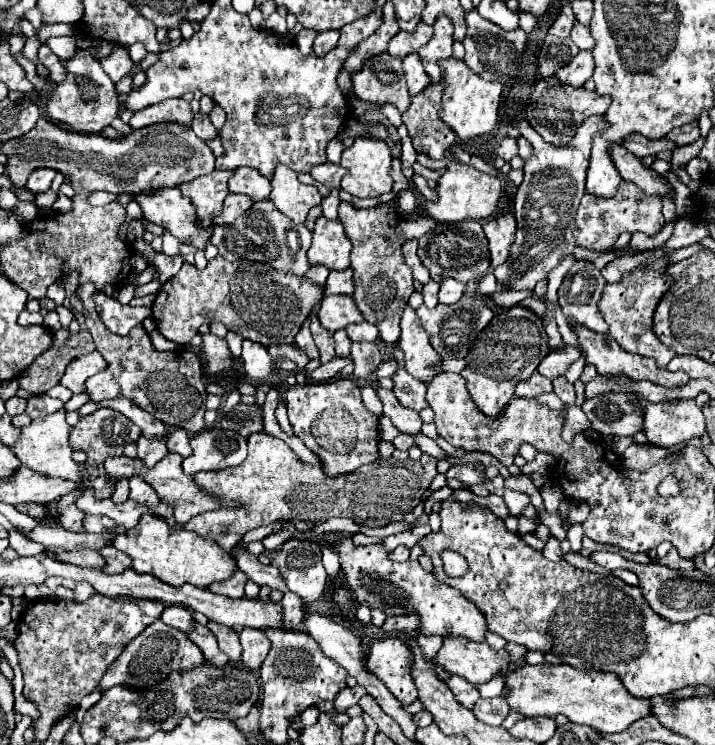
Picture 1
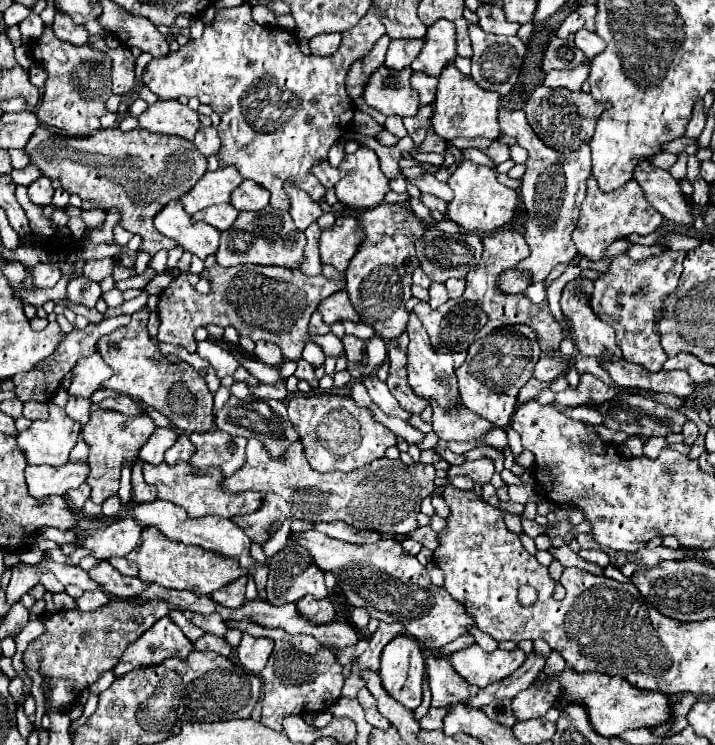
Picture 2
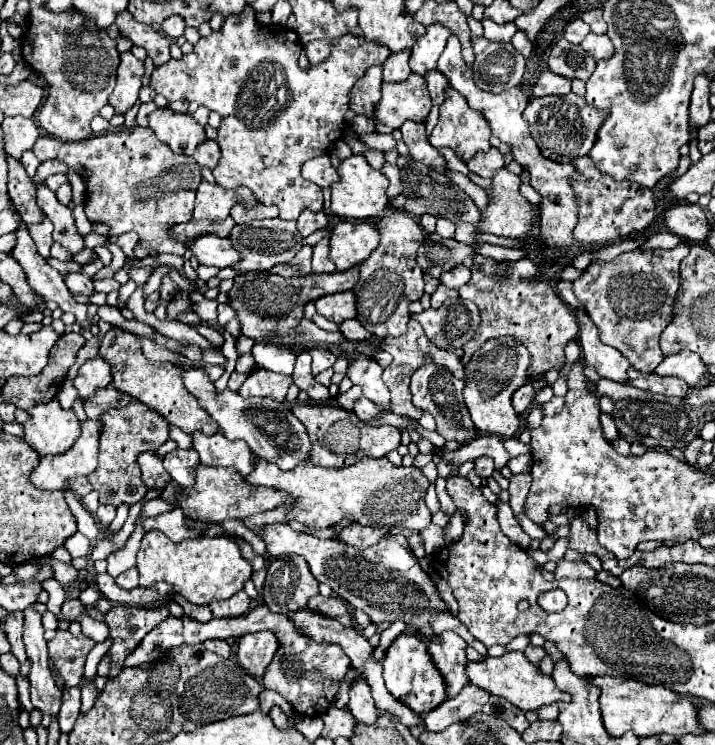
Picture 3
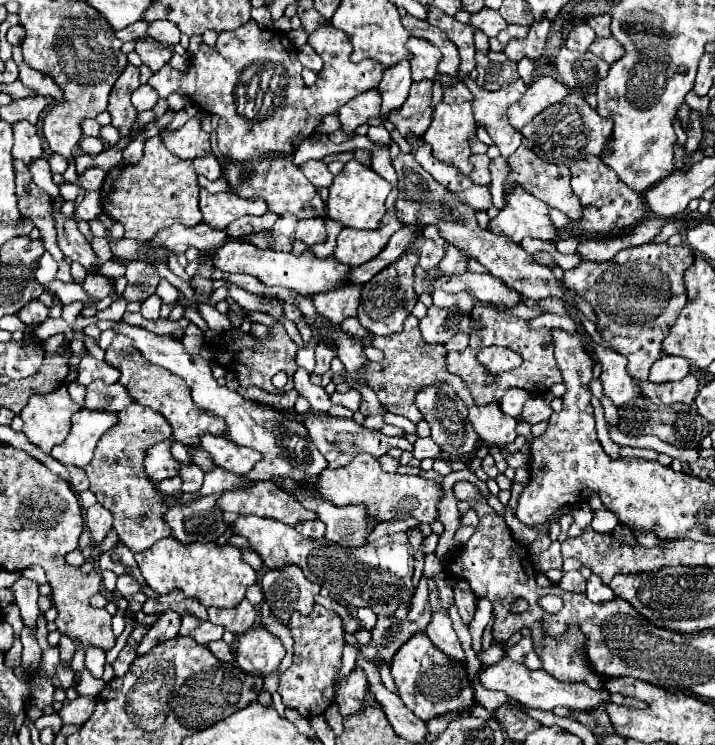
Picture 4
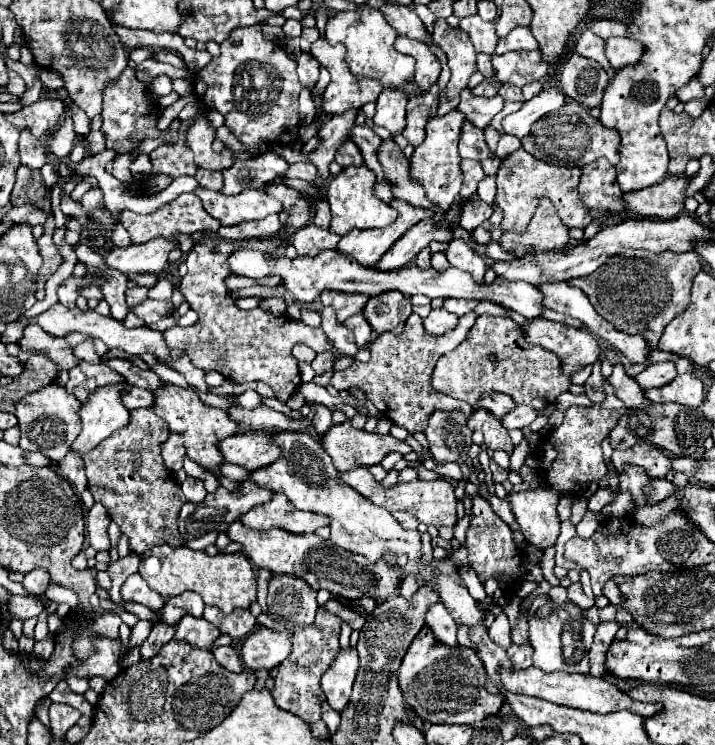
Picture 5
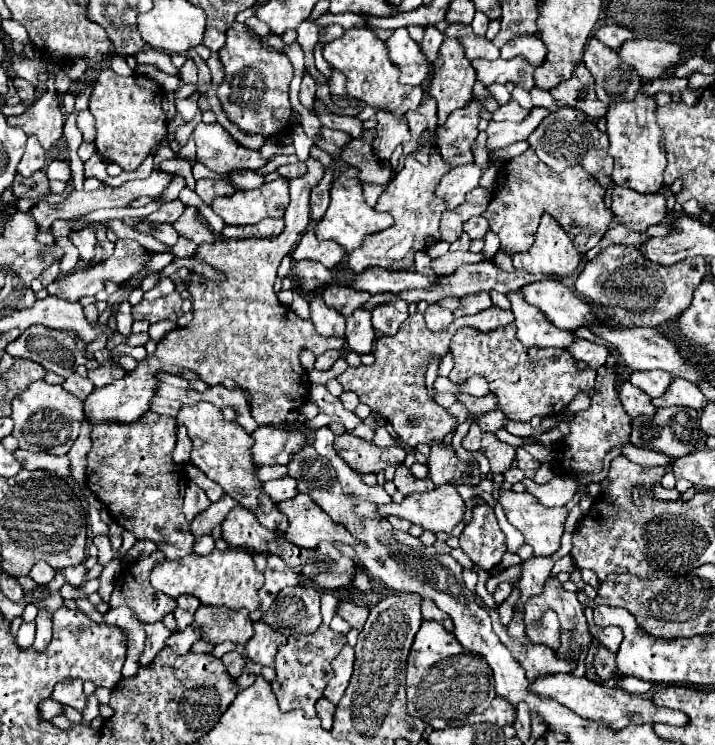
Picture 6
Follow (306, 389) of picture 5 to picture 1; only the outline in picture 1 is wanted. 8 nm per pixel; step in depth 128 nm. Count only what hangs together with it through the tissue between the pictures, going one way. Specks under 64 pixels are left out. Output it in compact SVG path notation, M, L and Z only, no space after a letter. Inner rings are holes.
M422 432L420 434L416 434L414 436L414 440L416 440L416 446L422 450L422 452L426 452L426 454L430 454L430 456L434 456L436 460L448 460L448 454L434 442L434 440L430 440L430 438L426 438Z

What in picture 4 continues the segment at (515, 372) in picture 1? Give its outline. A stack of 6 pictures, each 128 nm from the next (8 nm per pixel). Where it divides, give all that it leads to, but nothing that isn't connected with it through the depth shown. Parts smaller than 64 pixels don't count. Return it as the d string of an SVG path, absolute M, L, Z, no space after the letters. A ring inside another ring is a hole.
M488 346L478 352L478 362L488 370L488 374L500 374L510 372L512 368L520 366L520 354L512 352L510 348L500 346ZM492 402L486 406L472 406L468 410L468 420L472 422L480 440L488 446L506 446L516 438L516 420L500 412L500 404Z

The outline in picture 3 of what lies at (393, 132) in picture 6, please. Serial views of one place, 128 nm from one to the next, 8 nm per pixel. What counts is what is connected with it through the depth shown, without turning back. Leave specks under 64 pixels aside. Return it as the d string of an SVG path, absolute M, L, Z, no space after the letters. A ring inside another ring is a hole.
M410 50L392 52L392 54L388 56L388 60L384 62L384 80L386 80L386 82L406 80L408 74L410 74L408 60L410 60Z

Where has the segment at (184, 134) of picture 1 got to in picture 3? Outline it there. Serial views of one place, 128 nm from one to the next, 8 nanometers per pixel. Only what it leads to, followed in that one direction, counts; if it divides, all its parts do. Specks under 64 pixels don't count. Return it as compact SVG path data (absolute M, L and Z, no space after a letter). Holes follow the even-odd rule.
M142 126L104 132L100 136L80 140L80 144L60 144L60 140L52 140L52 136L42 136L36 140L32 152L42 162L60 160L72 172L86 172L86 216L92 222L106 224L114 236L134 230L140 236L138 254L134 254L136 258L144 258L150 252L184 256L184 244L170 240L166 236L166 228L192 218L196 188L202 180L200 166L192 156L180 156L168 150L168 146L160 142L150 128Z

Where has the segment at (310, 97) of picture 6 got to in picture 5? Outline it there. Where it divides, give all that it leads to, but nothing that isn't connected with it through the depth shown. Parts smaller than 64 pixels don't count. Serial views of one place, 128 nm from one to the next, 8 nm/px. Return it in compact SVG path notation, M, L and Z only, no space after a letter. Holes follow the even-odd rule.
M300 52L298 58L298 78L304 86L314 86L316 80L318 80L318 74L320 74L320 64L316 58L310 56L310 52Z

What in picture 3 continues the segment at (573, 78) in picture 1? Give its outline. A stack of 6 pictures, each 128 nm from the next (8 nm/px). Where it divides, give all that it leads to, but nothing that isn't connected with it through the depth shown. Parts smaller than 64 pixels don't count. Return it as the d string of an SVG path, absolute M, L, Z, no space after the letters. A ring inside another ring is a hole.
M544 72L538 82L534 84L534 96L548 96L548 94L570 94L572 80L564 80L564 76L556 76L554 72Z

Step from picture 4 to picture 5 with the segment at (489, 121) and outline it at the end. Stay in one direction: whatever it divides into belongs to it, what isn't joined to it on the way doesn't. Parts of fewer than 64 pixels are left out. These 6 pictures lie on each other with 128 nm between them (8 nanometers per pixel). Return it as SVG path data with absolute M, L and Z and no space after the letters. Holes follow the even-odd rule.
M504 84L498 94L500 94L504 100L524 100L522 90L520 90L518 86L514 86L514 84ZM502 134L502 136L500 136L500 140L498 140L496 156L504 160L508 154L512 154L514 150L518 150L520 146L522 146L522 144L520 144L520 140L518 140L516 136L508 136L508 134Z

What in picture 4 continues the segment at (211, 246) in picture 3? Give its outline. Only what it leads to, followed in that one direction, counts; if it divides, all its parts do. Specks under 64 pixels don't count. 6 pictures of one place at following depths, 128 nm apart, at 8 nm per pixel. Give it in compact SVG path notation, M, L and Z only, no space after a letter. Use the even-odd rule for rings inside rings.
M228 240L224 246L210 252L210 260L222 272L252 274L266 286L284 286L300 294L320 294L320 292L340 288L344 286L346 274L348 274L348 266L336 262L332 256L318 260L310 250L306 250L302 256L294 256L292 252L286 254L286 252L274 252L274 250L260 250L242 240Z

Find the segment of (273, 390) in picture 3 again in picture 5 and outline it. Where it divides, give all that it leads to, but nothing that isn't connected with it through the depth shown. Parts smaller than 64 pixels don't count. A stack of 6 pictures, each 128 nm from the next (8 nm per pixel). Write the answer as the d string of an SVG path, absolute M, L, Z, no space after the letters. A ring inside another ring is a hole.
M300 200L296 208L290 208L290 220L282 234L276 234L270 240L244 240L244 242L228 242L228 240L202 240L196 242L192 252L186 258L188 274L180 282L180 292L190 304L192 310L198 312L200 320L198 324L190 327L174 326L164 330L166 344L172 350L172 358L178 358L182 352L186 352L194 366L202 370L216 370L224 378L232 382L252 382L260 380L266 382L280 402L286 402L292 392L300 386L300 372L296 366L296 358L292 354L292 346L296 342L310 344L316 352L332 350L332 344L326 340L322 328L310 328L306 324L294 324L288 318L278 318L266 310L238 310L234 306L234 300L228 296L228 288L224 286L224 278L230 274L226 258L240 250L240 248L252 248L260 252L272 254L276 246L282 244L292 232L308 224L310 220L310 208L308 202Z

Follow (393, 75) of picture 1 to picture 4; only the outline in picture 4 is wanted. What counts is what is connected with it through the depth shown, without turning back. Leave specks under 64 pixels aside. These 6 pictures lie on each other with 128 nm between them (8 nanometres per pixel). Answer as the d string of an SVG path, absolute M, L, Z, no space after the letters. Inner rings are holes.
M420 80L412 84L412 90L408 94L408 100L404 102L404 108L400 112L394 112L388 116L388 120L402 132L412 132L416 136L422 136L432 120L432 80Z

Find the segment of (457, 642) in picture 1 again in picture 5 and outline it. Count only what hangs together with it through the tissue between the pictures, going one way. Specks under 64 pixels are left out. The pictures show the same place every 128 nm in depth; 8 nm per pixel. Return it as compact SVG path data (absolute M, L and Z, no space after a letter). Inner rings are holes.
M530 666L528 670L512 670L512 668L500 668L500 680L504 690L514 692L514 694L526 694L534 698L542 698L560 706L568 708L580 708L580 710L590 710L598 714L608 714L616 710L630 710L638 716L652 716L662 710L662 704L644 704L634 698L630 698L626 692L618 690L610 680L606 678L596 678L590 674L566 674L566 672L542 672L536 666Z

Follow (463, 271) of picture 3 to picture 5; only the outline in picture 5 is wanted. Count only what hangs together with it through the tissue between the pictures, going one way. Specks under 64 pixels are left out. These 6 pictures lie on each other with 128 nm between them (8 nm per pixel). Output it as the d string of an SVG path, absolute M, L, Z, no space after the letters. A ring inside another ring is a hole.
M452 240L448 250L444 252L450 266L456 266L460 270L470 272L476 280L484 278L486 272L486 262L464 242L464 240Z

